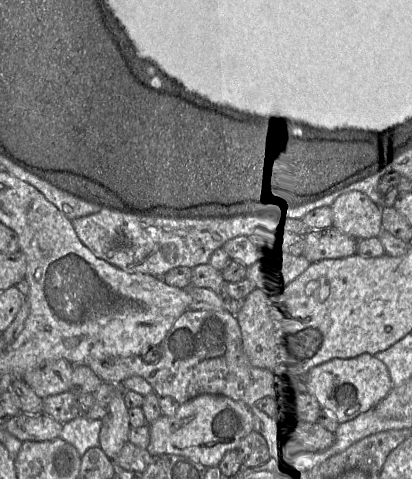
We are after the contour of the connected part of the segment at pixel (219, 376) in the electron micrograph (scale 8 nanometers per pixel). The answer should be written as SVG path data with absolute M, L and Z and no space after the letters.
M187 310L185 313L183 313L173 324L171 329L168 331L166 334L163 342L161 343L163 350L164 350L164 355L160 359L160 361L156 364L148 364L145 363L140 356L131 356L131 357L109 357L109 358L90 358L89 356L86 359L86 363L82 365L87 365L103 382L105 383L110 383L110 384L117 384L121 385L121 383L126 380L129 377L132 376L140 376L144 378L153 388L153 391L159 396L159 397L165 397L168 396L178 402L180 405L203 394L211 394L211 395L223 395L226 397L229 397L235 401L242 402L248 407L255 406L255 404L265 398L265 397L270 397L274 399L275 401L278 400L291 400L293 398L293 394L295 393L294 390L292 389L289 379L286 379L278 374L272 373L268 370L261 369L254 367L247 355L245 354L243 350L243 345L242 345L242 336L241 336L241 330L239 323L237 321L236 315L232 314L229 311L212 311L212 310L198 310L198 311L190 311Z

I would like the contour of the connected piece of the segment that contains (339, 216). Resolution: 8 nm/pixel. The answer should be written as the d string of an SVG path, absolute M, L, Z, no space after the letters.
M362 192L341 195L330 208L333 227L356 240L378 237L383 231L382 207Z

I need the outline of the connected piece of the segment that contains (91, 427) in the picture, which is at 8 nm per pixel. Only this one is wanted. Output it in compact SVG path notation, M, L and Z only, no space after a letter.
M80 415L63 425L59 438L73 445L82 457L90 448L99 447L101 427L102 420L90 420Z

